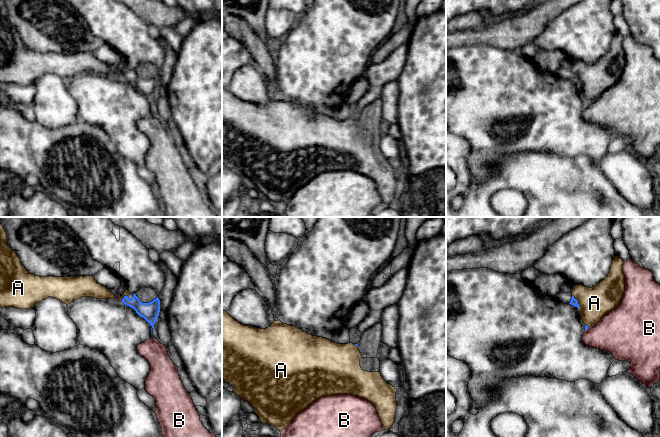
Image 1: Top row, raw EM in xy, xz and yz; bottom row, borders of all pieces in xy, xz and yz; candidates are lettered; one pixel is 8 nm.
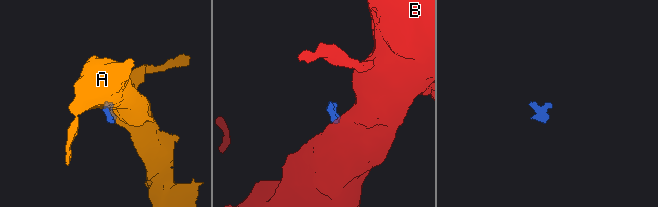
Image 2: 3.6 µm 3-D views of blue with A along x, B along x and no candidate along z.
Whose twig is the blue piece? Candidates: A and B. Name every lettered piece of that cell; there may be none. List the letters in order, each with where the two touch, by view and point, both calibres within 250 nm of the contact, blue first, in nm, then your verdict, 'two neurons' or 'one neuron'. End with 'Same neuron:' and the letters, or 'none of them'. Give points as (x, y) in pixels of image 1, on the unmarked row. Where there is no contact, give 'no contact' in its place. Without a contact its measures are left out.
A: contact yz (577, 77); calibres 60 and 260 nm; two neurons
B: contact yz (586, 105); calibres 30 and 340 nm; two neurons
Same neuron: none of them

